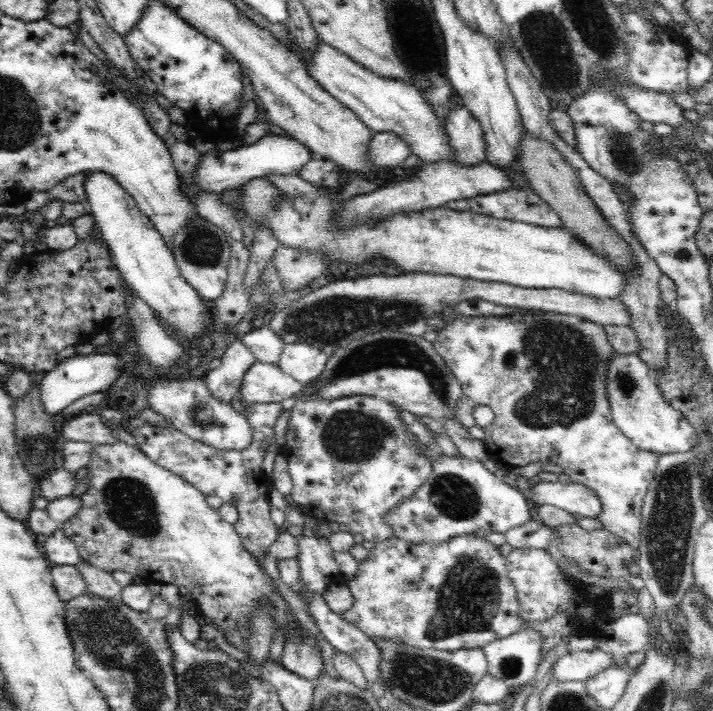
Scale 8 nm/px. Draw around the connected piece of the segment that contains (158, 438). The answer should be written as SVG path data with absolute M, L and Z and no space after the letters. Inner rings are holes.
M242 401L244 405L244 413L247 414L247 422L252 430L253 440L252 444L246 448L246 450L226 450L217 449L210 445L206 445L203 442L190 439L186 434L179 432L174 426L167 424L162 426L150 426L144 425L138 428L127 429L136 439L139 444L139 449L148 455L148 458L152 459L158 466L172 471L172 474L176 474L180 478L184 479L184 482L195 486L202 494L206 496L216 495L222 498L224 503L230 503L236 505L238 511L238 520L233 524L236 532L240 535L244 547L252 553L255 560L259 560L259 565L262 568L262 560L260 556L267 553L268 547L276 542L279 536L278 529L276 529L276 523L272 520L271 516L273 511L270 509L268 500L268 490L273 486L271 477L268 477L264 471L262 471L262 460L266 452L262 451L271 440L274 440L275 432L274 427L280 413L283 411L282 403L264 403L264 404L247 404Z

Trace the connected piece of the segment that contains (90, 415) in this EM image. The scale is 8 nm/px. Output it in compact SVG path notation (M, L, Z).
M89 410L74 415L73 419L65 424L62 428L62 439L93 445L121 442L114 437L106 421Z

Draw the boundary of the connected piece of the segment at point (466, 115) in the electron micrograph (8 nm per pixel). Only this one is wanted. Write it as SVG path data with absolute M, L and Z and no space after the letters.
M459 103L444 122L455 162L462 166L476 166L486 161L484 131L466 107Z

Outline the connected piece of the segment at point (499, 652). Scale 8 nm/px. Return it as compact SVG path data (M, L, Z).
M519 629L506 638L488 642L481 648L487 658L488 674L508 685L511 692L515 692L530 679L535 680L542 654L542 635L534 629Z

